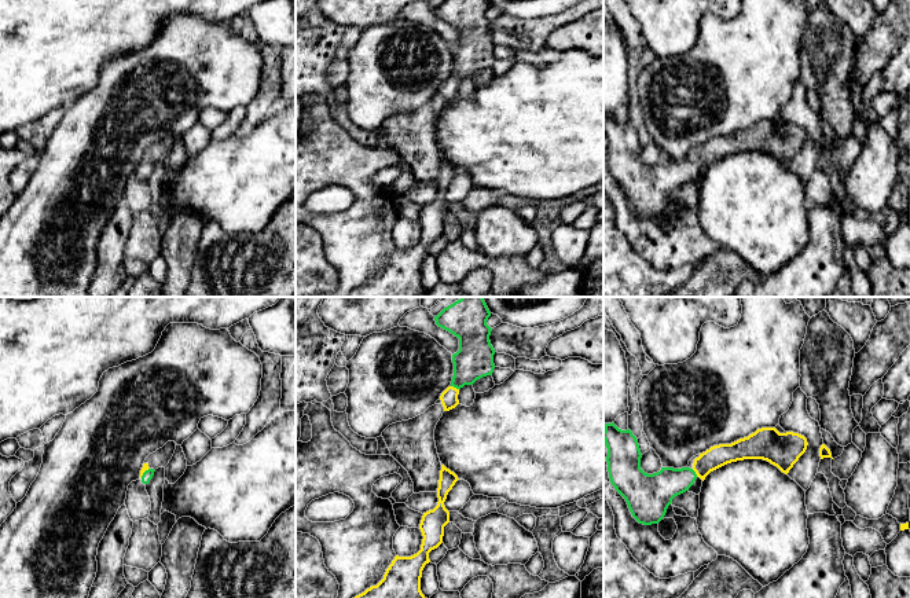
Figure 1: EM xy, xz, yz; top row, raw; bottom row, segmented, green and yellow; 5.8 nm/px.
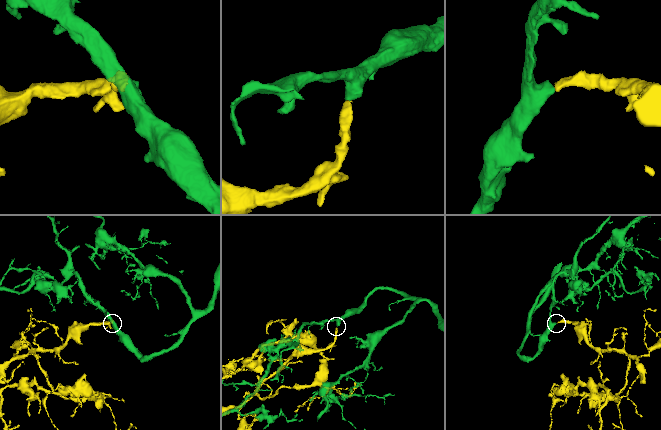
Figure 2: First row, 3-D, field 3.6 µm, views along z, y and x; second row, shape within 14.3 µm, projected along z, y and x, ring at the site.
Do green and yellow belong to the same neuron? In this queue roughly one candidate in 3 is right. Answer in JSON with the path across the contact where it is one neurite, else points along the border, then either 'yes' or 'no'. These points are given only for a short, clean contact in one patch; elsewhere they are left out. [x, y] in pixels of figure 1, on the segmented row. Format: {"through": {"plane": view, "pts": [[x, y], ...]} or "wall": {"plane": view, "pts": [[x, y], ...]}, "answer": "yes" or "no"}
{"through": {"plane": "xz", "pts": [[474, 359], [455, 386], [448, 397]]}, "answer": "yes"}

